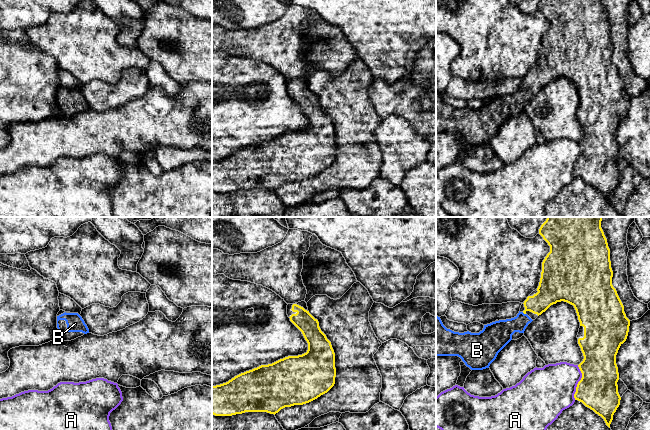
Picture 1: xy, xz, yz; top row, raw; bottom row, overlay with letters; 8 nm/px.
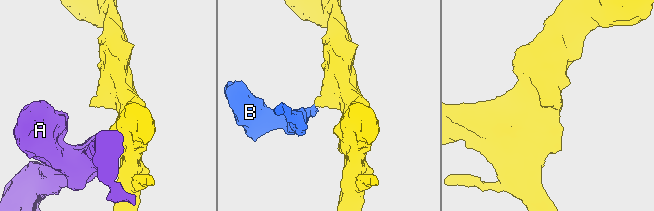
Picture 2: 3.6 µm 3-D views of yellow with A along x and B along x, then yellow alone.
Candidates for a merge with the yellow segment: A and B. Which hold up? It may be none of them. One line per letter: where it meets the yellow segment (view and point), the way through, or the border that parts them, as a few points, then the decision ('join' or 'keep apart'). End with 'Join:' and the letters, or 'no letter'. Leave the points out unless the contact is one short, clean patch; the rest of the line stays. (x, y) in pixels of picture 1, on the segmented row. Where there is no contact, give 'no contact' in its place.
A: yz (578, 382) | keep apart
B: yz (524, 313) | across yz (548, 293), (524, 313), (512, 325), (500, 332) | join
Join: B

